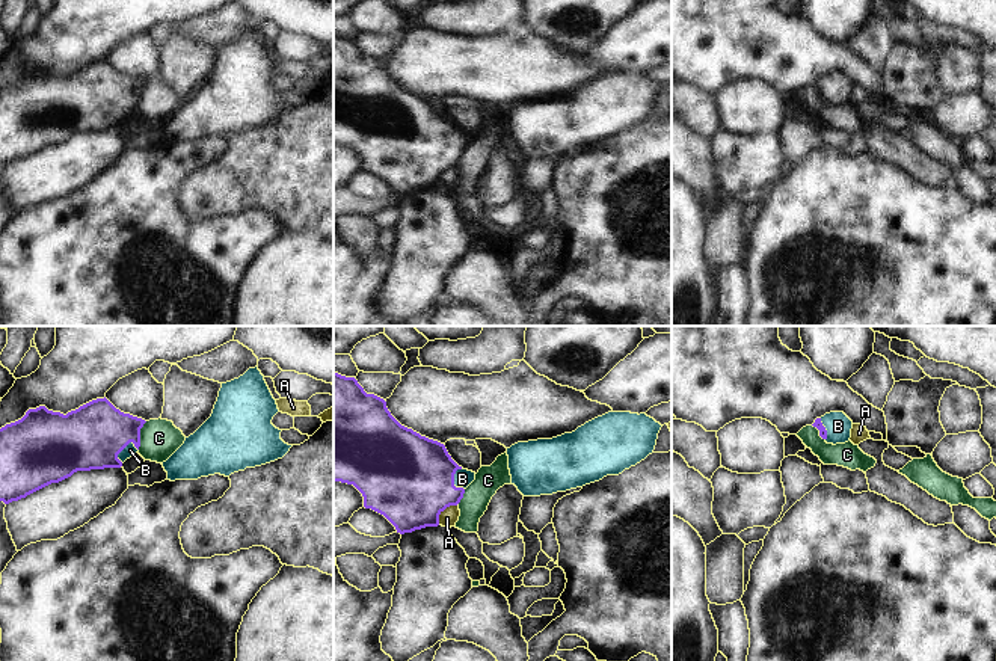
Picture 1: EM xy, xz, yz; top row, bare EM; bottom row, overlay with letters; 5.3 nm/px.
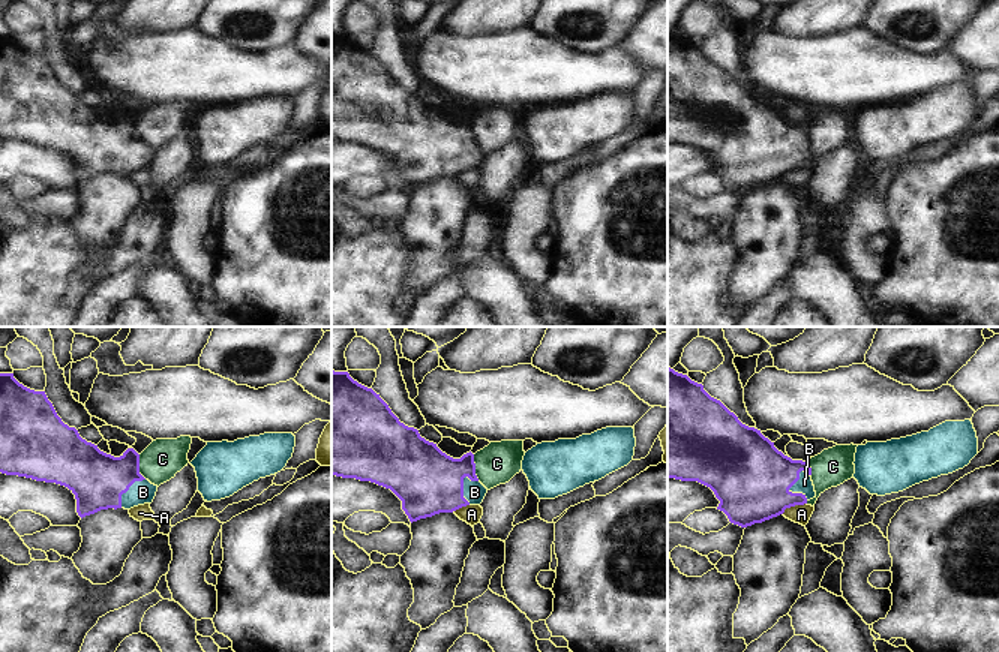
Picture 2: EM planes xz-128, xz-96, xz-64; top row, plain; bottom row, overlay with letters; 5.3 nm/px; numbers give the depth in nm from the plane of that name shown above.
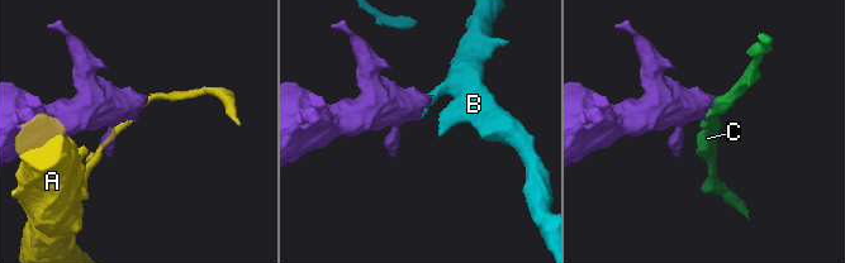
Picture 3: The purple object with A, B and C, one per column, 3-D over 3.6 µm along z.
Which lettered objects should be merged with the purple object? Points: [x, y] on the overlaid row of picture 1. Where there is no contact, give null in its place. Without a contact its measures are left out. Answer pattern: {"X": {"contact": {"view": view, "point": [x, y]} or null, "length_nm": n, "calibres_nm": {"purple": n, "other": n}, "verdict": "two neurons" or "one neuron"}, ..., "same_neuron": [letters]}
{"A": {"contact": {"view": "xz", "point": [442, 510]}, "length_nm": 150, "calibres_nm": {"purple": 480, "other": 90}, "verdict": "two neurons"}, "B": {"contact": {"view": "xy", "point": [121, 450]}, "length_nm": 130, "calibres_nm": {"purple": 340, "other": 70}, "verdict": "one neuron"}, "C": {"contact": {"view": "xy", "point": [139, 435]}, "length_nm": 160, "calibres_nm": {"purple": 340, "other": 200}, "verdict": "two neurons"}, "same_neuron": ["B"]}

